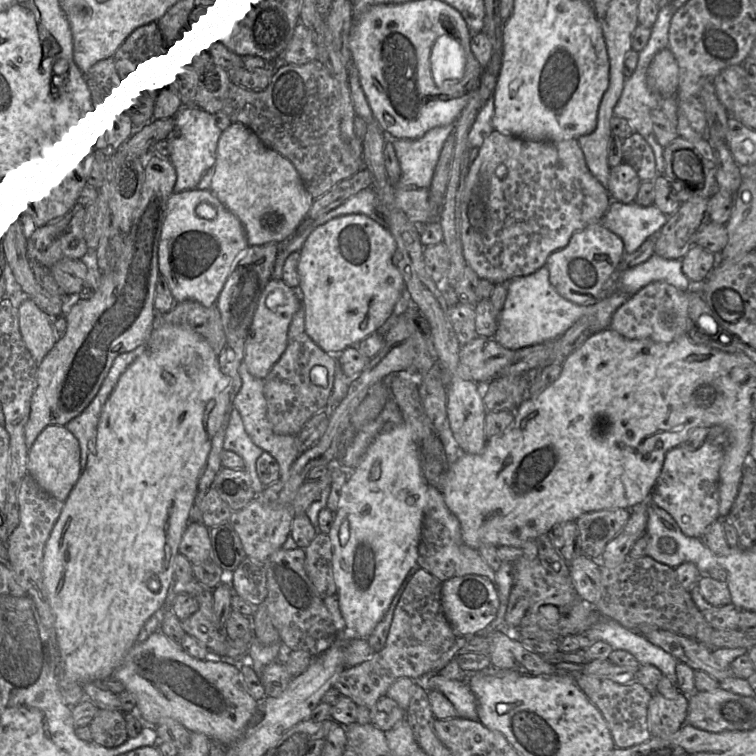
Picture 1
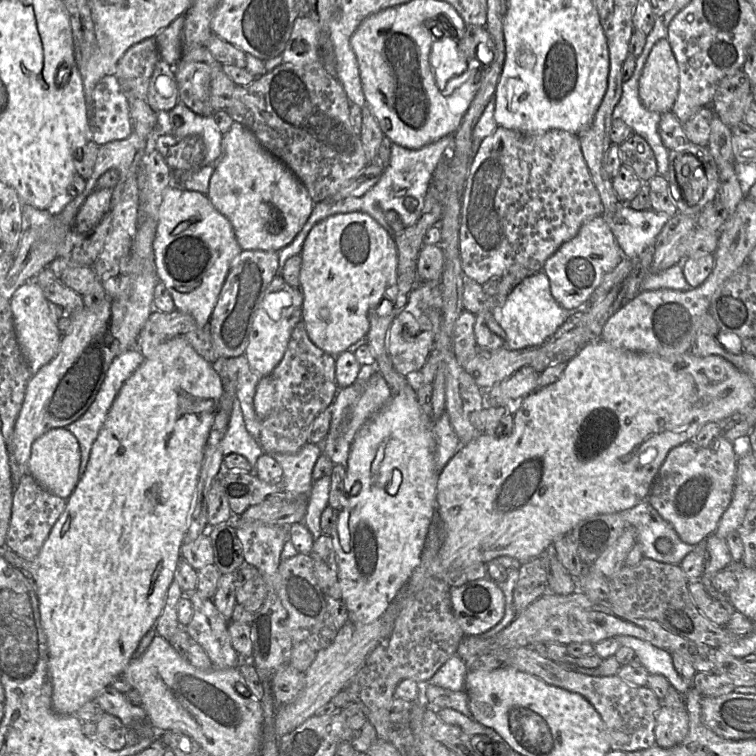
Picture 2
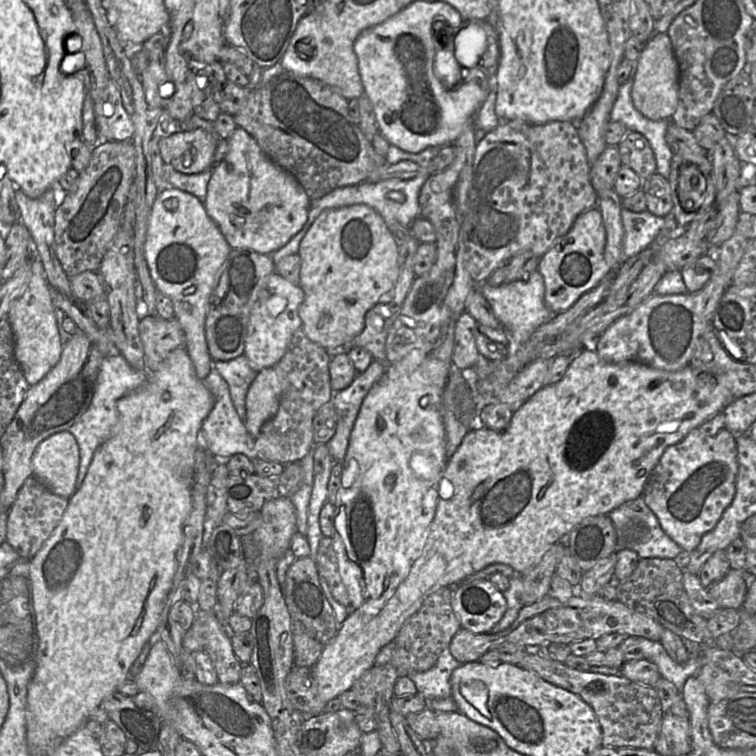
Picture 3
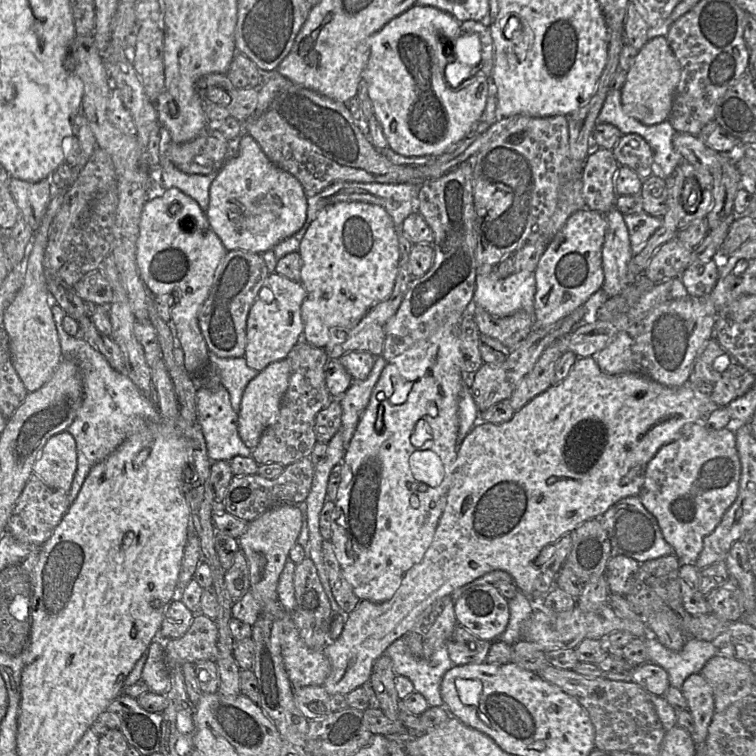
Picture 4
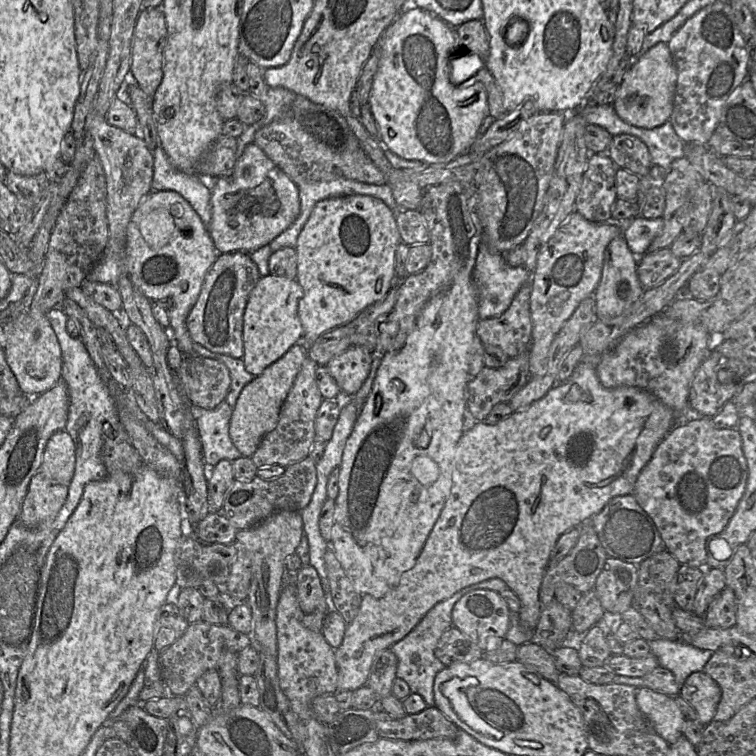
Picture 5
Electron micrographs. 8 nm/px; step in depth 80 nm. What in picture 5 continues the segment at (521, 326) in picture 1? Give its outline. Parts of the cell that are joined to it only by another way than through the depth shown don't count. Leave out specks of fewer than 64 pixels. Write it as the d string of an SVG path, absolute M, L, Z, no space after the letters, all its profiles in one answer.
M481 241L472 274L477 290L479 318L488 319L502 315L509 308L522 285L530 279L531 273L524 266L509 266L505 261L505 255L492 251L485 242Z

